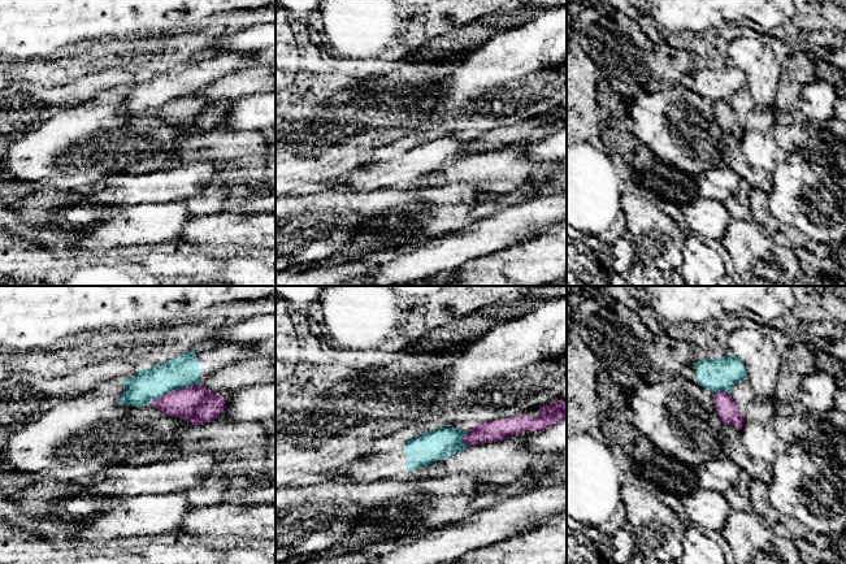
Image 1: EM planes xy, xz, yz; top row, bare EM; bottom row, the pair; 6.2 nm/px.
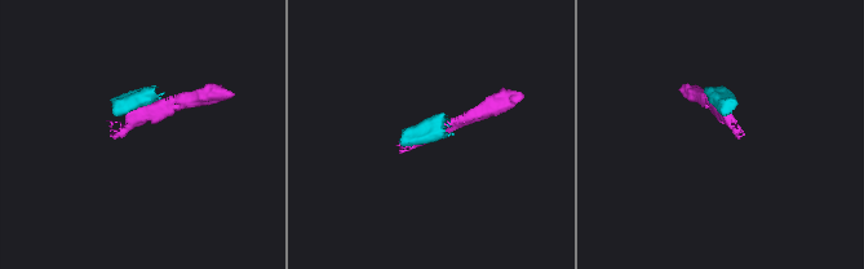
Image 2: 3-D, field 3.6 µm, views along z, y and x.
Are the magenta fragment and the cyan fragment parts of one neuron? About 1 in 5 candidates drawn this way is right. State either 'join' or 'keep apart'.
keep apart

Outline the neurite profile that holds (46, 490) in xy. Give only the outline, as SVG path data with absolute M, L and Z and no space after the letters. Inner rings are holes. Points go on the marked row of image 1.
M42 481L36 485L23 489L13 499L19 504L29 504L39 500L70 499L84 493L83 483L60 483Z

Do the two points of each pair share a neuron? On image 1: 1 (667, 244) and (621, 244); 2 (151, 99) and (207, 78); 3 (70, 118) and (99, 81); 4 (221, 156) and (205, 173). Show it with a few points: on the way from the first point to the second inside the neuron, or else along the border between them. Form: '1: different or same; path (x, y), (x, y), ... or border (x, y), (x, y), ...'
1: different; border (628, 235), (633, 244), (634, 263)
2: same; path (165, 86), (192, 78)
3: different; border (79, 103), (57, 111)
4: different; border (189, 160), (209, 160), (221, 165)

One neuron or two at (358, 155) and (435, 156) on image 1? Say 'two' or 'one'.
two

